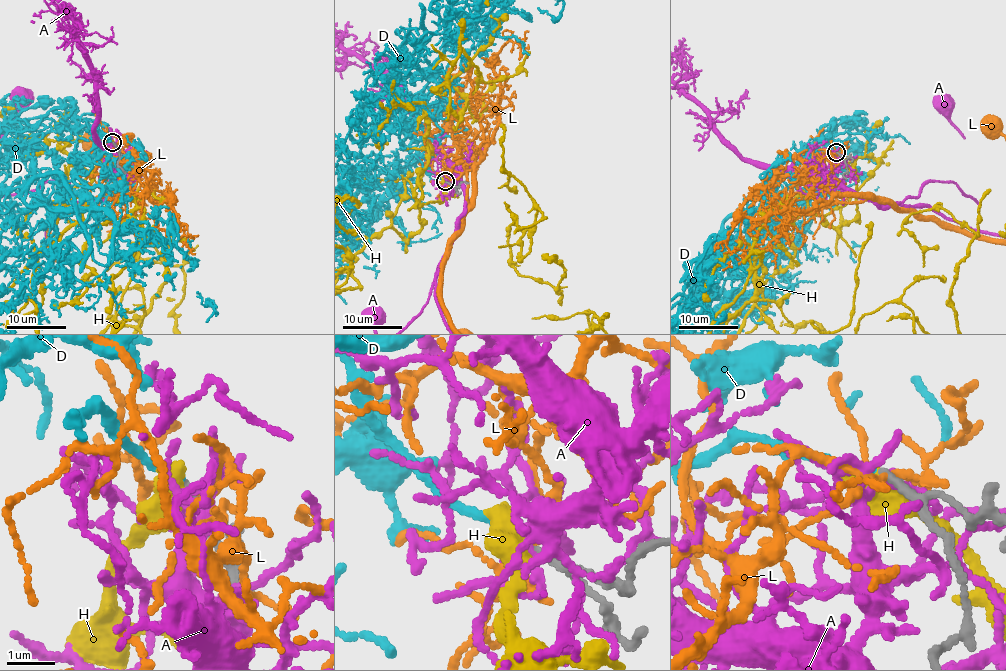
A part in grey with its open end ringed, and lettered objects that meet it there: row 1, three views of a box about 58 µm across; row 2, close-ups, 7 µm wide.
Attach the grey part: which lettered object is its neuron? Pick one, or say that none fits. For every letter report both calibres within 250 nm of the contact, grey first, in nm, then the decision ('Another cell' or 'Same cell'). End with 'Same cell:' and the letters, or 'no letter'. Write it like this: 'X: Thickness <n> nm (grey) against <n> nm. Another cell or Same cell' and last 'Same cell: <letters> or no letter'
A: Thickness 140 nm (grey) against 150 nm. Another cell
D: Thickness 160 nm (grey) against 150 nm. Same cell
H: Thickness 120 nm (grey) against 700 nm. Another cell
L: Thickness 130 nm (grey) against 120 nm. Another cell
Same cell: D

